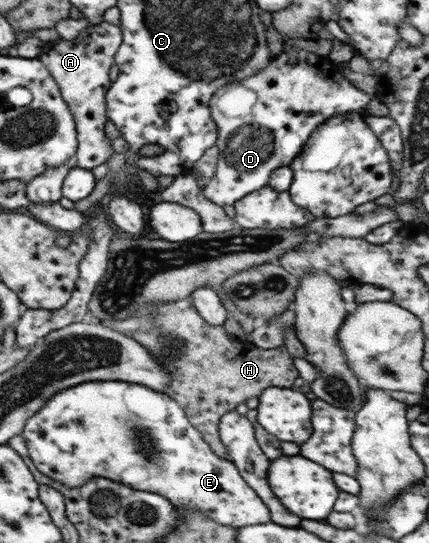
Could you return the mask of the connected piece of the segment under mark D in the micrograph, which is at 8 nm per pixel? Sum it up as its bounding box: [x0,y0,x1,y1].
[203,49,371,208]

